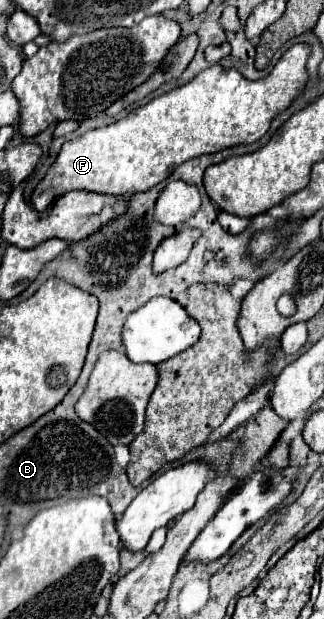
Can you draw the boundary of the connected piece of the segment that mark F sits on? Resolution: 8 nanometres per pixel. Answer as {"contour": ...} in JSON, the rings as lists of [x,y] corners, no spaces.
{"contour":[[[308,44],[292,46],[262,80],[248,80],[234,68],[226,70],[214,64],[188,84],[156,96],[126,118],[66,142],[44,180],[40,180],[32,192],[34,208],[44,212],[58,196],[70,190],[112,196],[146,192],[166,180],[170,172],[190,158],[260,140],[268,132],[270,122],[284,112],[306,86],[308,56]]]}

